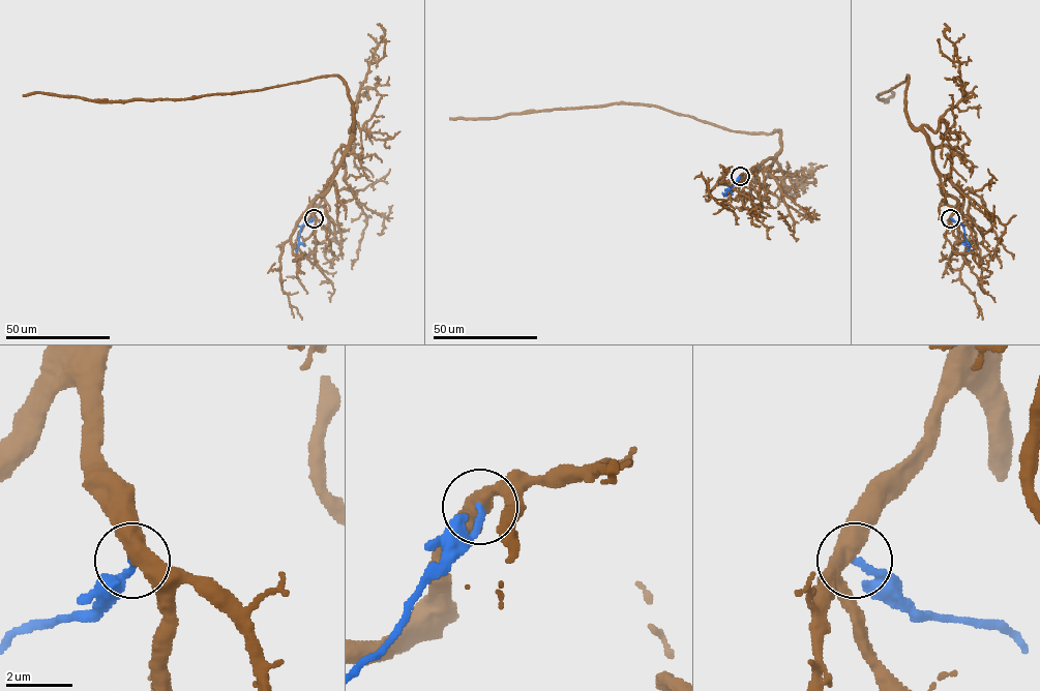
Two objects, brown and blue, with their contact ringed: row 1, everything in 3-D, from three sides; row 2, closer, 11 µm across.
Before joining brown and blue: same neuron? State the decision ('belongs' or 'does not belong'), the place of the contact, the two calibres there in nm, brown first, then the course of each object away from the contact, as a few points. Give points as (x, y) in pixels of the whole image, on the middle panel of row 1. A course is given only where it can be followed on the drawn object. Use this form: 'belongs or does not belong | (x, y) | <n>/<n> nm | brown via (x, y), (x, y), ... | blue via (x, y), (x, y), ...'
does not belong | (740, 176) | 480/180 nm | brown via (740, 176), (741, 182), (752, 168), (781, 149), (779, 131), (736, 132), (656, 107), (623, 103), (449, 119) | blue via (740, 176), (722, 192)

